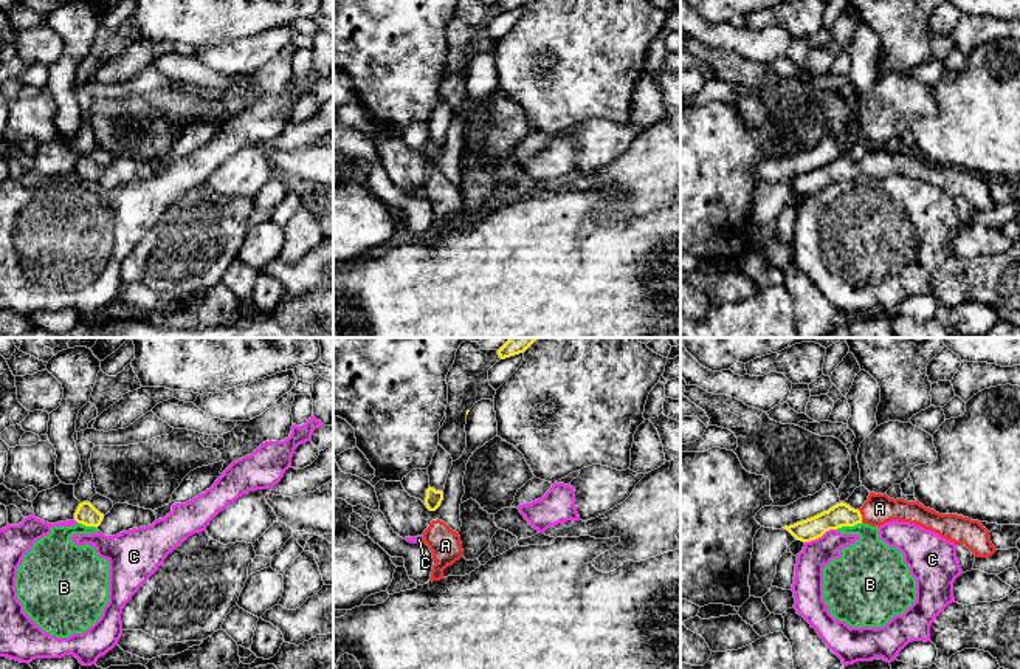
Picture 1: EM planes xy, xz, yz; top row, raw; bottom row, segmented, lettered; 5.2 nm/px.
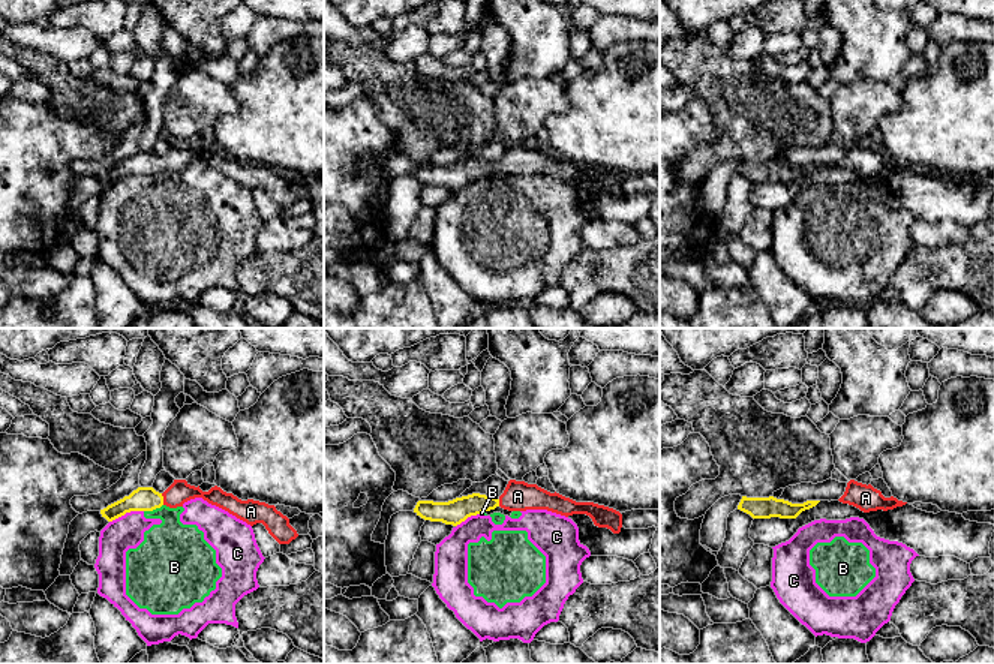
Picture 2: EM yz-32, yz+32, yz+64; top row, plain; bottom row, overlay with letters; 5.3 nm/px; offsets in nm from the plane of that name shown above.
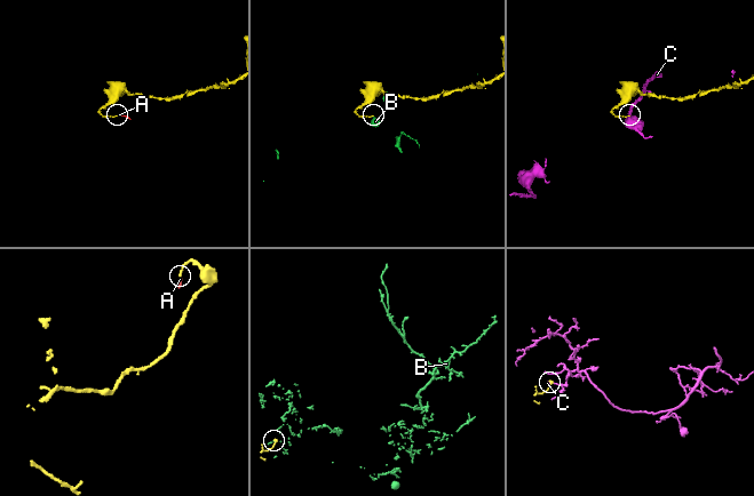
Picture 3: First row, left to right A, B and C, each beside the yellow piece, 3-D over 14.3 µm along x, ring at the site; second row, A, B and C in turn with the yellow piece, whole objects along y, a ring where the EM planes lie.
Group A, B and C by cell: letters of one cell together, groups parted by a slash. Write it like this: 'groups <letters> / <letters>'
groups A / B C

